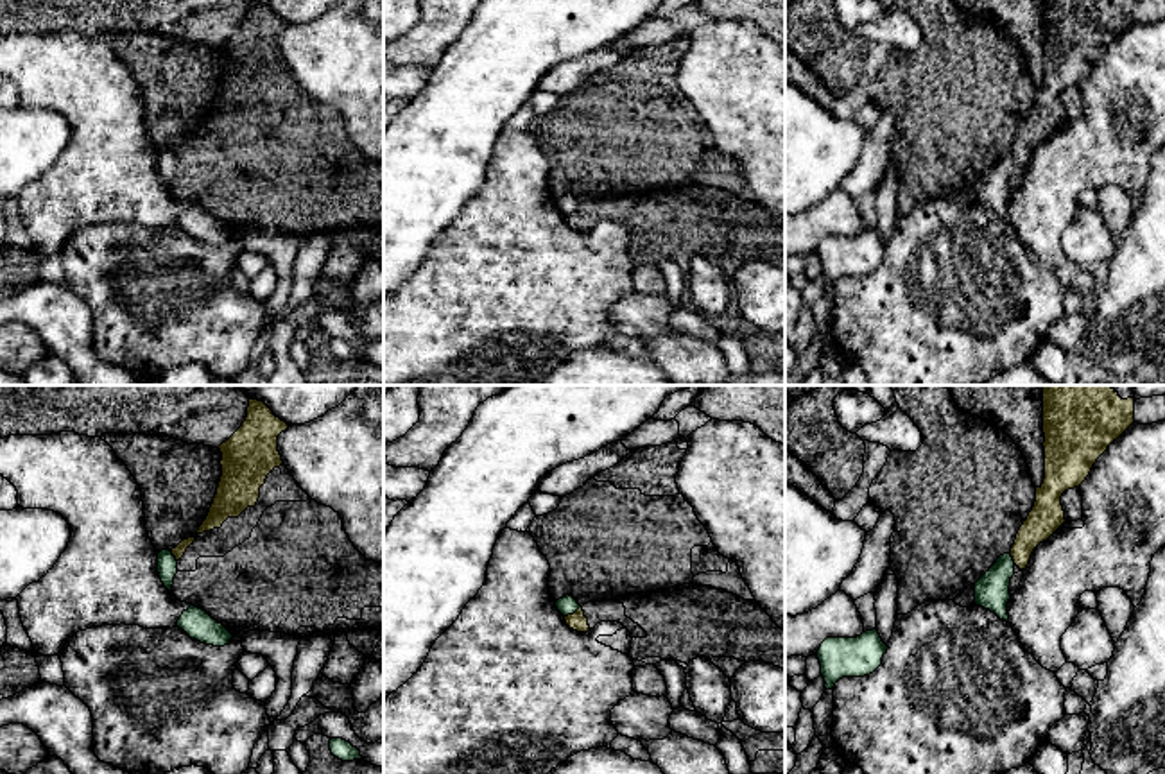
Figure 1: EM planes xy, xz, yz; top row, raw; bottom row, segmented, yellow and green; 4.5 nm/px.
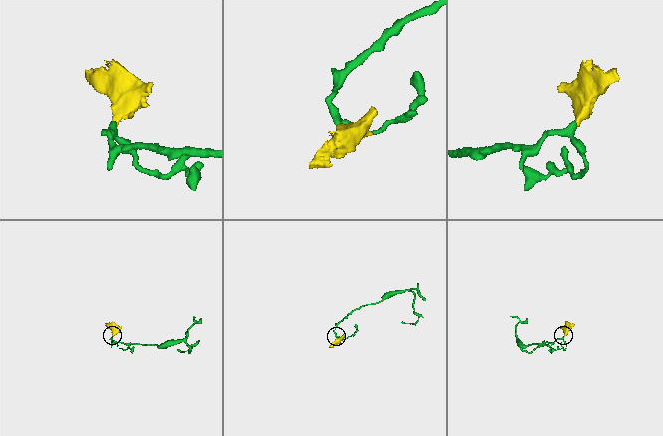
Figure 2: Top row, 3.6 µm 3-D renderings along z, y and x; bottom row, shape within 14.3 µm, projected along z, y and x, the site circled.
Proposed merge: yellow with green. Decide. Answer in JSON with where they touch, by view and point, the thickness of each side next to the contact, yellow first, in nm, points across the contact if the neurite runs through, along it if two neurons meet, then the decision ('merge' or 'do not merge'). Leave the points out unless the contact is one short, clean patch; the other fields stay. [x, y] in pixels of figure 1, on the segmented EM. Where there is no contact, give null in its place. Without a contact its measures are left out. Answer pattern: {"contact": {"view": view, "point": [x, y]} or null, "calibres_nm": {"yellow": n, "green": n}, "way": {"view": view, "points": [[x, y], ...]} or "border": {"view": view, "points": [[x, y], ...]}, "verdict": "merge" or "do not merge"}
{"contact": {"view": "xz", "point": [574, 613]}, "calibres_nm": {"yellow": 80, "green": 80}, "border": {"view": "xz", "points": [[579, 606], [565, 617]]}, "verdict": "do not merge"}

